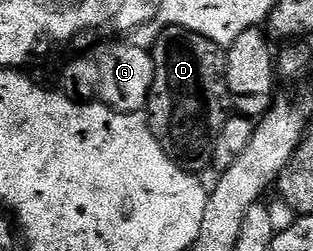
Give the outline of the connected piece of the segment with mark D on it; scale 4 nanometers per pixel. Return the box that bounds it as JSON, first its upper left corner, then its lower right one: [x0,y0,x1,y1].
[146,27,230,175]

